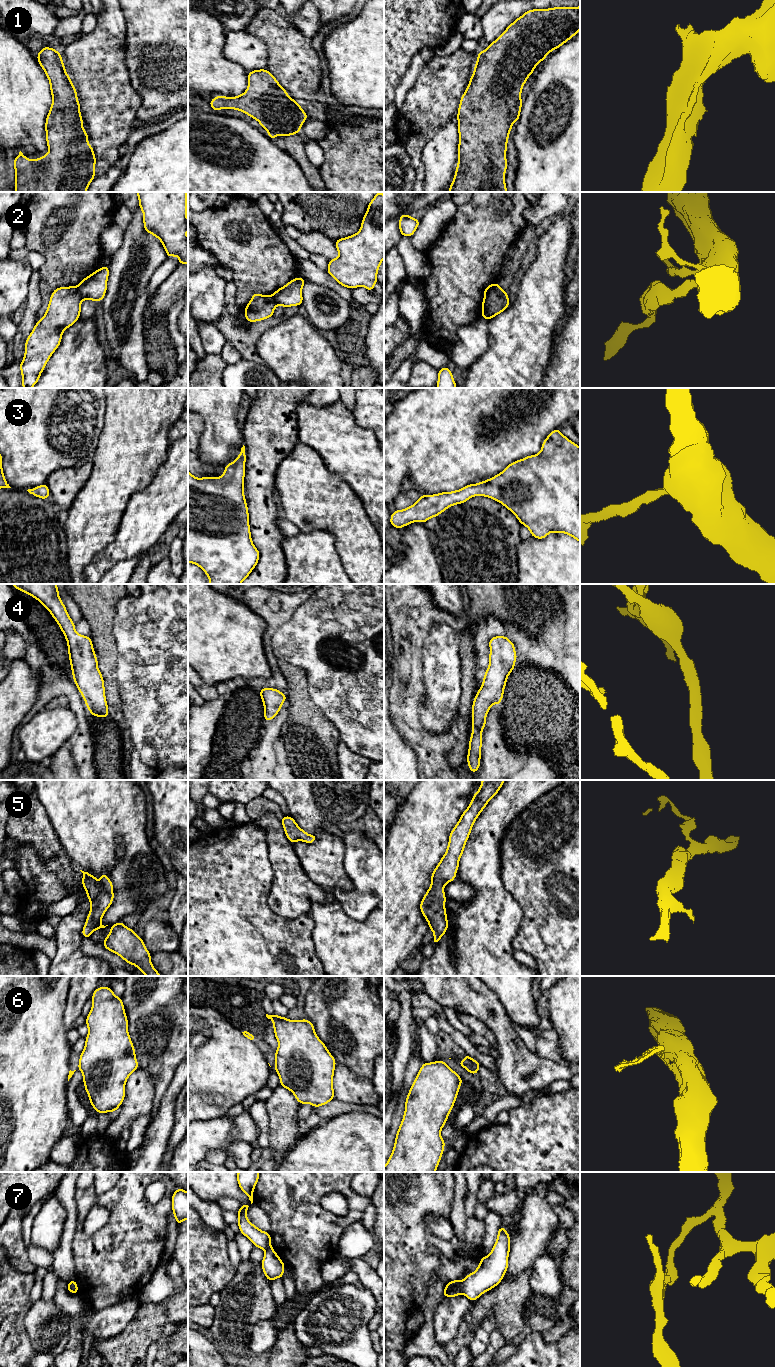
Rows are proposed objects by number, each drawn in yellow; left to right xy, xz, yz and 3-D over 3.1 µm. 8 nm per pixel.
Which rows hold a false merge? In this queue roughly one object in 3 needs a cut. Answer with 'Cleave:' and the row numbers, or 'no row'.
Cleave: 2, 6, 7

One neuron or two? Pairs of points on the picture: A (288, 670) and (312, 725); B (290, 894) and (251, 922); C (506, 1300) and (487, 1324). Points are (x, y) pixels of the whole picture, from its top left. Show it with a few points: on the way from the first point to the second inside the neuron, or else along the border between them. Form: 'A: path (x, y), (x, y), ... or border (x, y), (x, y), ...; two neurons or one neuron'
A: path (297, 684), (297, 695), (302, 711); one neuron
B: border (271, 885), (268, 905), (277, 914), (291, 919); two neurons
C: border (495, 1316), (489, 1315), (475, 1330); two neurons

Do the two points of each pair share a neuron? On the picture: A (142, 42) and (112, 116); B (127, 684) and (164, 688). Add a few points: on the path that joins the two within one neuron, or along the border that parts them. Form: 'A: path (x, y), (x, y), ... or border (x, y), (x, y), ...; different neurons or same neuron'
A: border (125, 51), (125, 66), (130, 84), (140, 95); different neurons
B: path (136, 684), (152, 684), (155, 686); same neuron

